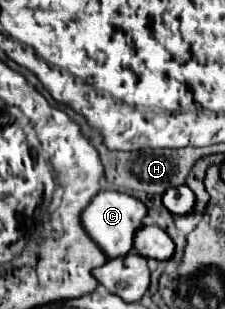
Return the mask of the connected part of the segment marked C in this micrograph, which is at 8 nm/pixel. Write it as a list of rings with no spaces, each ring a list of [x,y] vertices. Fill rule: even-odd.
[[[103,191],[83,211],[81,221],[83,227],[87,227],[87,231],[91,233],[91,239],[95,239],[97,245],[109,255],[109,259],[113,259],[113,257],[123,257],[133,249],[135,233],[145,225],[143,223],[145,215],[147,215],[147,207],[139,199],[119,191]]]

